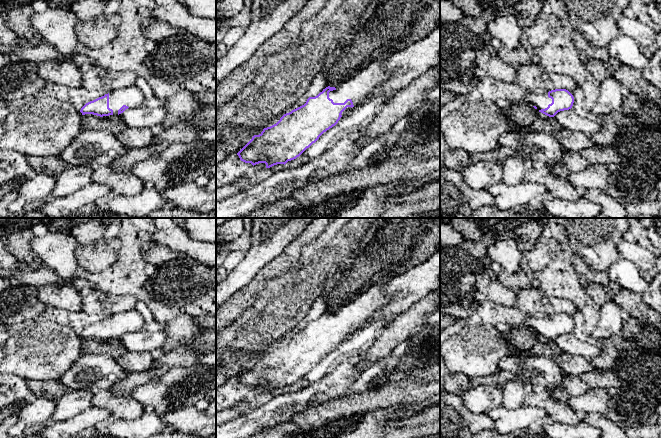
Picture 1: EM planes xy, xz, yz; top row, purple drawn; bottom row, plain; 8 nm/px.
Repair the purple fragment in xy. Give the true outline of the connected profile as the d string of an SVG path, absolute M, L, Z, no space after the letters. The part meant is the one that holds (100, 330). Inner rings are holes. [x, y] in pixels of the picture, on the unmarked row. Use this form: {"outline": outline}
{"outline": "M135 310L115 313L102 321L86 327L80 334L82 339L93 338L100 341L119 339L128 332L141 331L142 315Z"}

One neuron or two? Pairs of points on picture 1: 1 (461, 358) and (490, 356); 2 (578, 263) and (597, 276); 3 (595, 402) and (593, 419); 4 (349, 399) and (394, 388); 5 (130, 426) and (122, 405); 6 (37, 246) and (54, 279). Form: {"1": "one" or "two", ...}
{"1": "one", "2": "one", "3": "two", "4": "one", "5": "two", "6": "two"}

